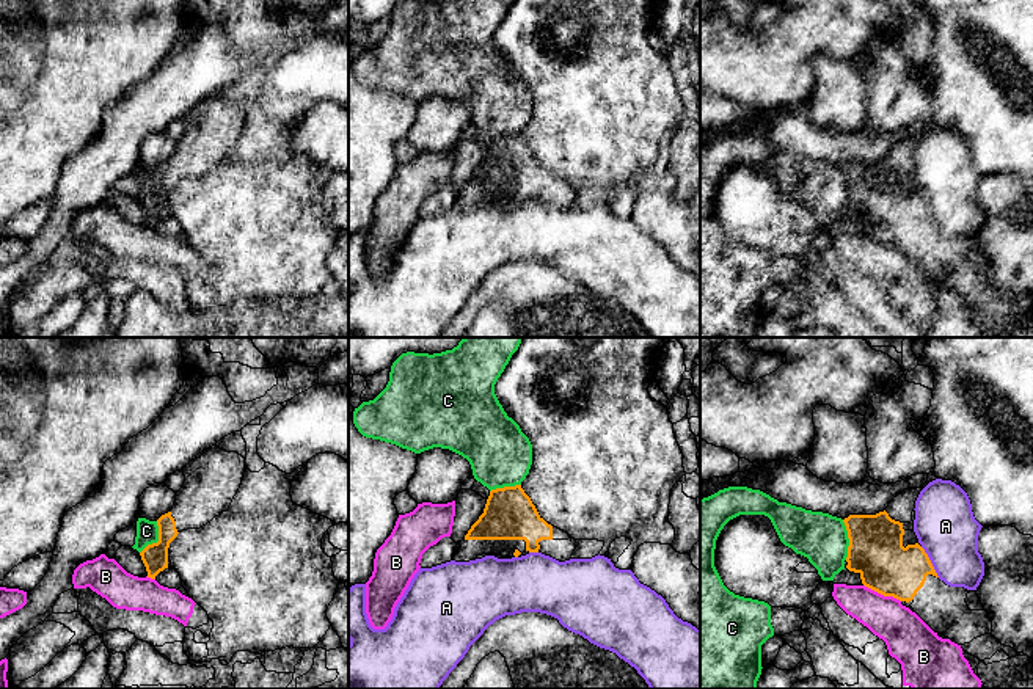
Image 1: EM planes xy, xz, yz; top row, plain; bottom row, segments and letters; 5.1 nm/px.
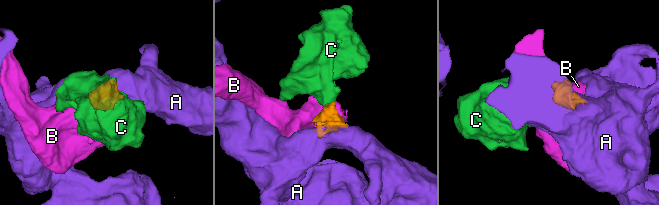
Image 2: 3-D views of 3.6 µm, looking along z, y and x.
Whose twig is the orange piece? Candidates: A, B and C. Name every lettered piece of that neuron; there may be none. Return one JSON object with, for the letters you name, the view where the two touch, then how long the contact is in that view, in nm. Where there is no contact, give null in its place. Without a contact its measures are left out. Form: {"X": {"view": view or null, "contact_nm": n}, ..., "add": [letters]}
{"add": []}

